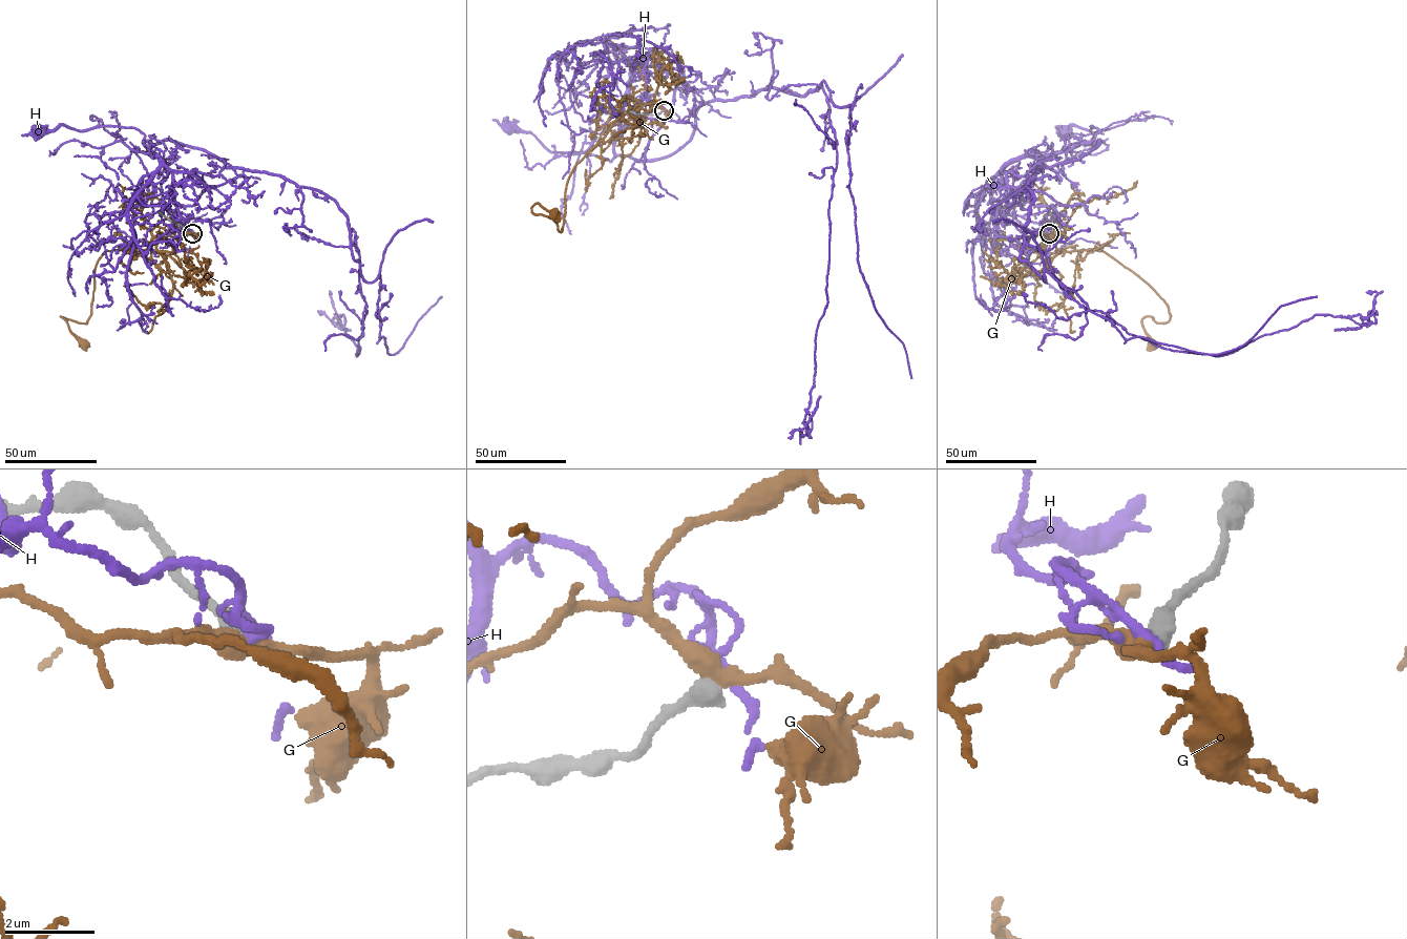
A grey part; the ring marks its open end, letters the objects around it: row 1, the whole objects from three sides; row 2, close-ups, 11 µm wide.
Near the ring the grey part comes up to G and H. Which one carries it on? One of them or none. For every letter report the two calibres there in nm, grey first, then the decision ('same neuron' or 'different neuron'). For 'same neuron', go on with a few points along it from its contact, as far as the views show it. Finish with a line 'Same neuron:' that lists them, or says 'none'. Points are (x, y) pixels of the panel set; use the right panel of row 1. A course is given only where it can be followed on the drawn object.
G: 480/400 nm | different neuron
H: 480/200 nm | different neuron
Same neuron: none

